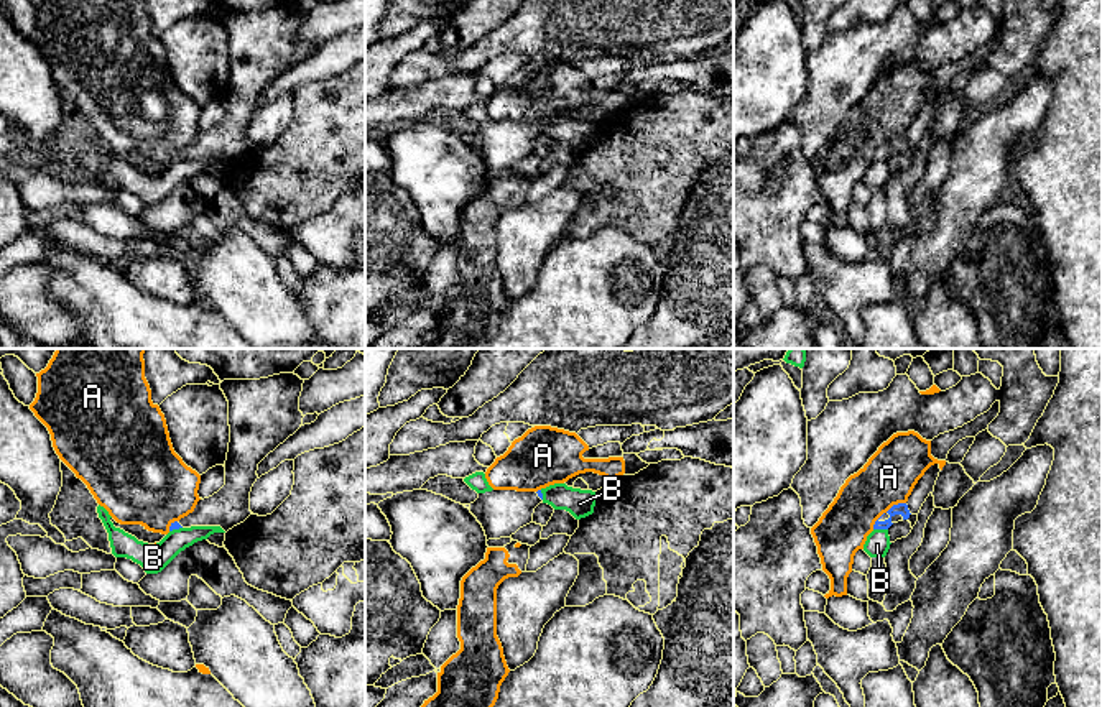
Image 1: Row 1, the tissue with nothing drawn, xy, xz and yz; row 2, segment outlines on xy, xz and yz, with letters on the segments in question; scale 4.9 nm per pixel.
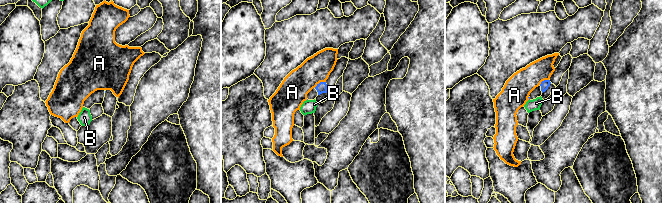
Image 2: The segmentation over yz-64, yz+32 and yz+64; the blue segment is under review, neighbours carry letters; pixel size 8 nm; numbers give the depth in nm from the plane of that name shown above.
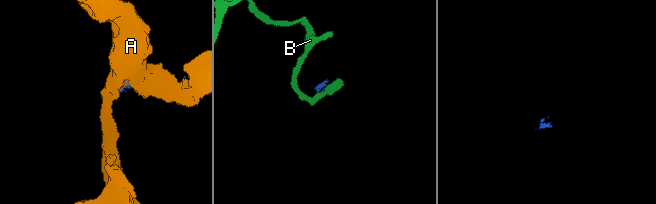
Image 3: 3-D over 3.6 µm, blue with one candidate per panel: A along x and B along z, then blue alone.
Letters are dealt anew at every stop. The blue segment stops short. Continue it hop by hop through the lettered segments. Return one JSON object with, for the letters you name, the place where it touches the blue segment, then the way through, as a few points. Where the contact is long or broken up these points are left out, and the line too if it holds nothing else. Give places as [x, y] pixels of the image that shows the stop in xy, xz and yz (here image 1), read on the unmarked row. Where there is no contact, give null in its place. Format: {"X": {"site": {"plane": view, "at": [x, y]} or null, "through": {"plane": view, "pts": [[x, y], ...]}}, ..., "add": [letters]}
{"add": []}

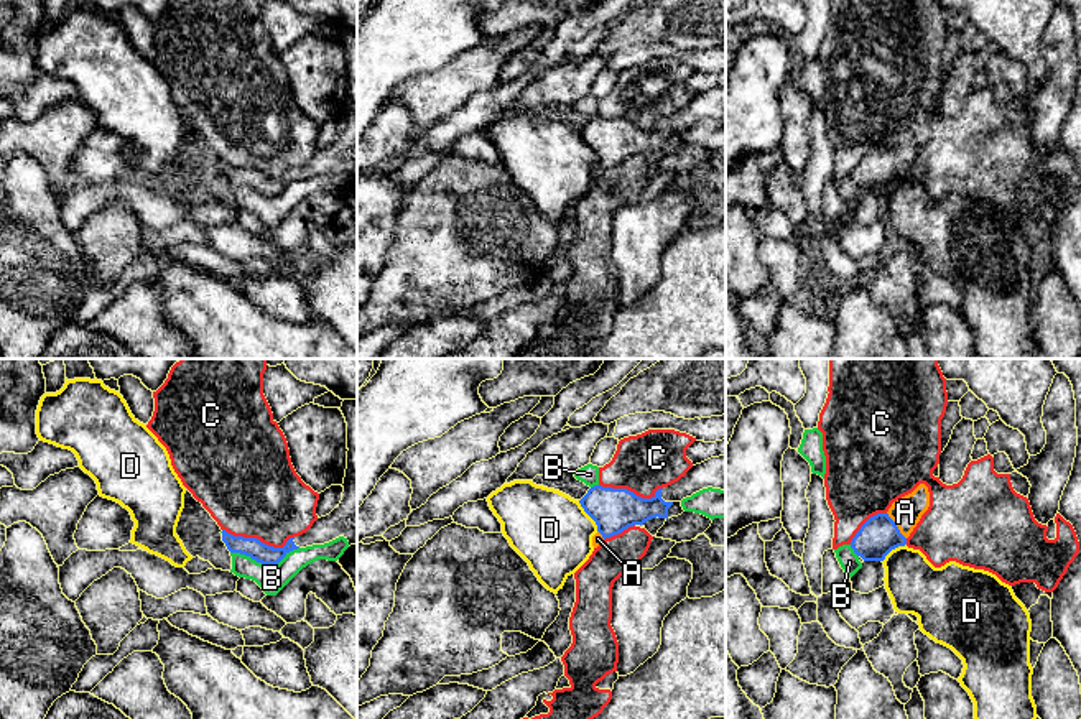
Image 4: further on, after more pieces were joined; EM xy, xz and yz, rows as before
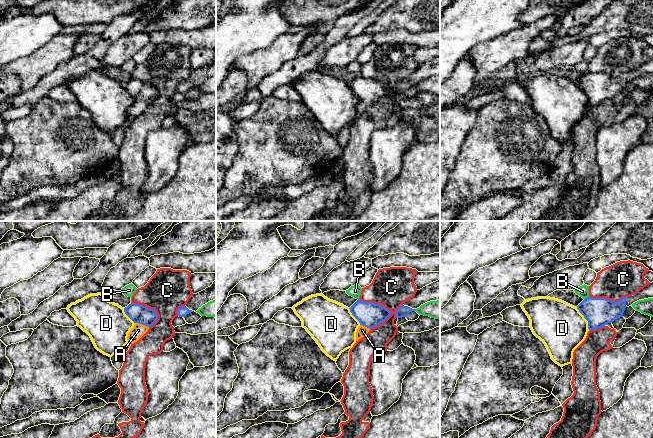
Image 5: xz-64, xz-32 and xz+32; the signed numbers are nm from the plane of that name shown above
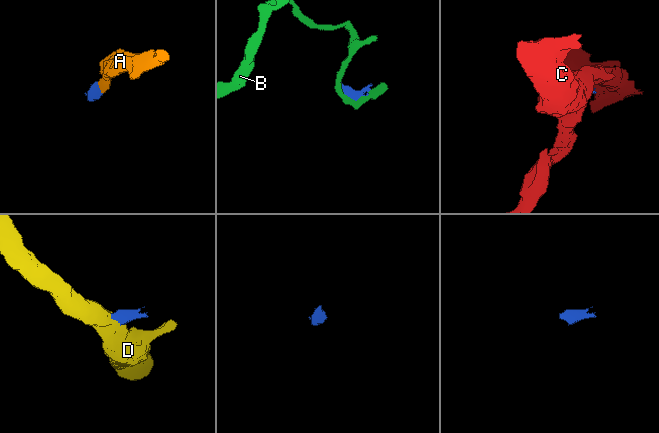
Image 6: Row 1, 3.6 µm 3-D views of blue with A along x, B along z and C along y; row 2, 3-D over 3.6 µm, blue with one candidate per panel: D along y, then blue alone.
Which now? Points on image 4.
{"A": {"site": {"plane": "yz", "at": [895, 157]}, "through": {"plane": "yz", "pts": [[879, 166], [895, 157], [905, 143]]}}, "add": ["A"]}

